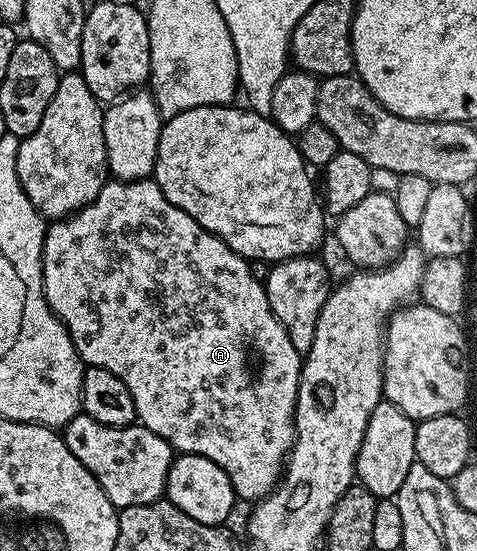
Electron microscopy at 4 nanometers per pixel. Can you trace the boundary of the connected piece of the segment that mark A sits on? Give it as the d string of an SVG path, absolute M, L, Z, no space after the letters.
M152 178L144 180L107 179L102 185L100 194L96 194L96 198L87 208L82 209L81 212L75 212L73 216L68 216L64 220L55 220L47 227L46 237L44 238L44 250L42 251L42 281L44 282L46 301L50 309L58 315L58 319L62 321L63 326L68 330L68 334L76 346L78 357L82 360L83 365L91 368L112 370L112 374L116 374L116 378L120 378L120 382L124 382L124 386L128 386L128 390L132 394L132 402L138 411L137 419L140 421L141 427L160 434L160 438L167 440L171 448L177 450L179 453L191 456L203 456L212 462L216 462L216 466L220 466L220 470L224 470L224 474L228 474L228 478L234 487L235 497L239 501L250 500L249 502L257 502L266 497L269 492L273 492L274 487L278 485L284 471L286 457L290 454L290 447L294 445L294 407L296 406L296 398L298 397L298 376L302 372L303 357L296 350L296 346L292 346L292 342L288 338L284 326L272 314L263 281L259 277L257 280L254 277L253 270L250 268L253 267L251 267L244 257L237 256L220 237L214 236L208 230L204 230L204 226L200 226L188 214L184 214L184 210L180 210L180 206L172 206L172 202L168 202L168 198L164 198L160 186Z

